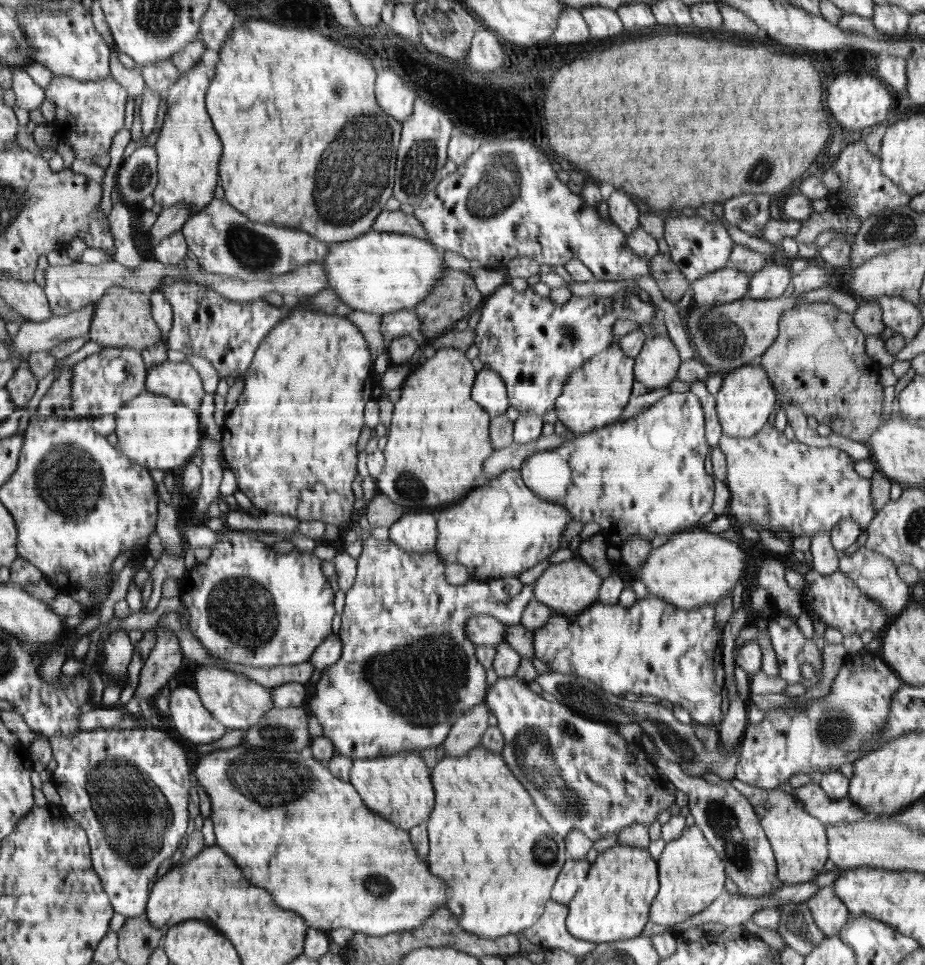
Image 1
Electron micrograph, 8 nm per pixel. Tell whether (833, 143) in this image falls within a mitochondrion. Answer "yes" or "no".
no

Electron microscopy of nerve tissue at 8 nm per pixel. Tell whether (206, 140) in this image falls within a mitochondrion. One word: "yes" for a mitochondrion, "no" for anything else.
no

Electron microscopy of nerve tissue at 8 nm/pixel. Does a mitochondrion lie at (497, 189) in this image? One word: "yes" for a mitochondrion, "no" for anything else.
yes

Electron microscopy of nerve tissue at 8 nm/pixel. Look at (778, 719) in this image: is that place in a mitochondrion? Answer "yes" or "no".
no

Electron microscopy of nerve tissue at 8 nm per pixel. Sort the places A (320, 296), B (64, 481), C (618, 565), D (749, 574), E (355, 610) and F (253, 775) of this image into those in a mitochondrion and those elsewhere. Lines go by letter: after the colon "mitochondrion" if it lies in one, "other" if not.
A: other
B: mitochondrion
C: other
D: other
E: other
F: mitochondrion

